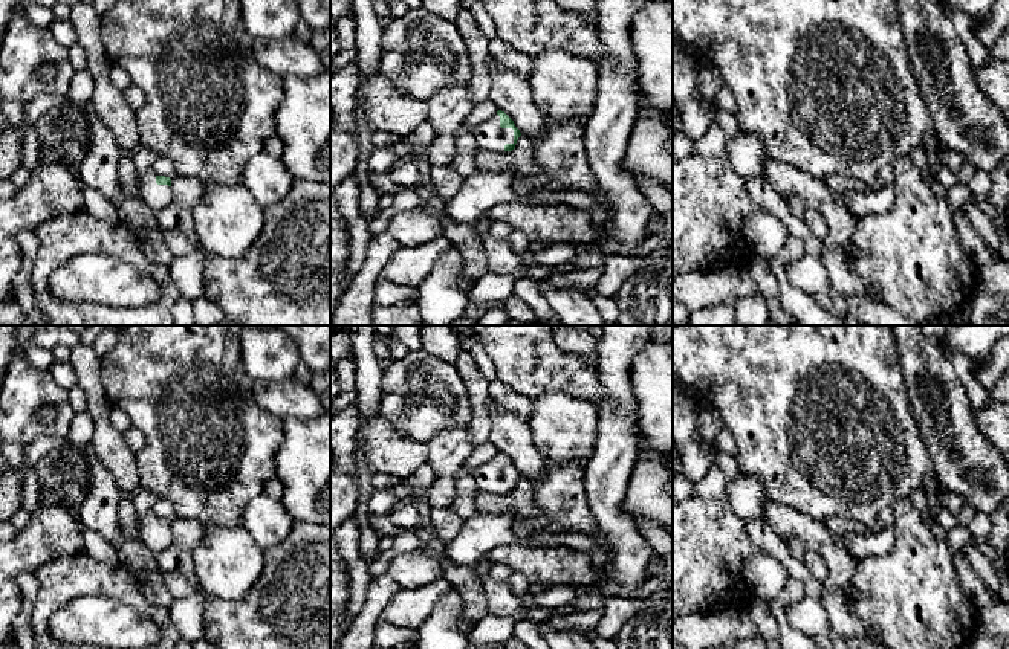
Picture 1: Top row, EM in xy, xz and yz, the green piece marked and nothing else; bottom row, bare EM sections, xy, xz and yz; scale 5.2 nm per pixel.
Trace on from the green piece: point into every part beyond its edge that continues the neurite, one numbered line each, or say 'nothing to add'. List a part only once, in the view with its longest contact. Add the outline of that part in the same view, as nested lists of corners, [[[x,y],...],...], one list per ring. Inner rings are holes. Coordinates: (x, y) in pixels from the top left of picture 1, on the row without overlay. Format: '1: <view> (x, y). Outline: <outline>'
1: xz (488, 477). Outline: [[[494,457],[472,472],[479,490],[504,495],[506,486],[514,486],[514,472],[500,469],[500,458]]]

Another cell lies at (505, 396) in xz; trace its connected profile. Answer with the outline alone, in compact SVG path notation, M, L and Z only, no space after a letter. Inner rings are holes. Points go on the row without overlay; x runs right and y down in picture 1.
M495 379L489 382L489 394L500 406L504 406L521 420L529 421L530 417L530 400Z

